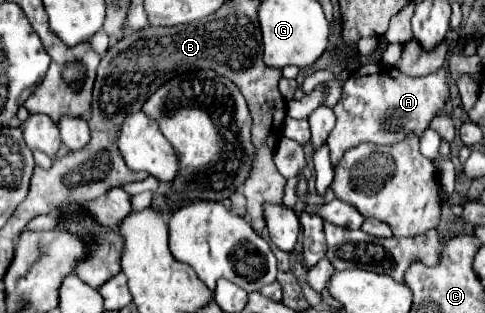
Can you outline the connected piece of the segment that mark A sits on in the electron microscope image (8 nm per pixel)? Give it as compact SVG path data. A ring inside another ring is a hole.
M383 62L367 64L367 66L357 68L349 76L349 80L345 82L343 96L337 102L337 106L333 108L337 122L335 122L335 128L331 130L331 134L327 138L327 144L331 148L331 162L333 162L333 166L343 156L343 152L347 152L349 146L359 146L359 142L397 144L411 132L415 136L423 136L423 132L427 130L427 126L433 120L433 116L443 112L447 100L449 100L449 70L447 68L439 68L437 72L429 74L429 76L423 76L423 78L407 76L407 74L399 72L395 66L383 64Z

